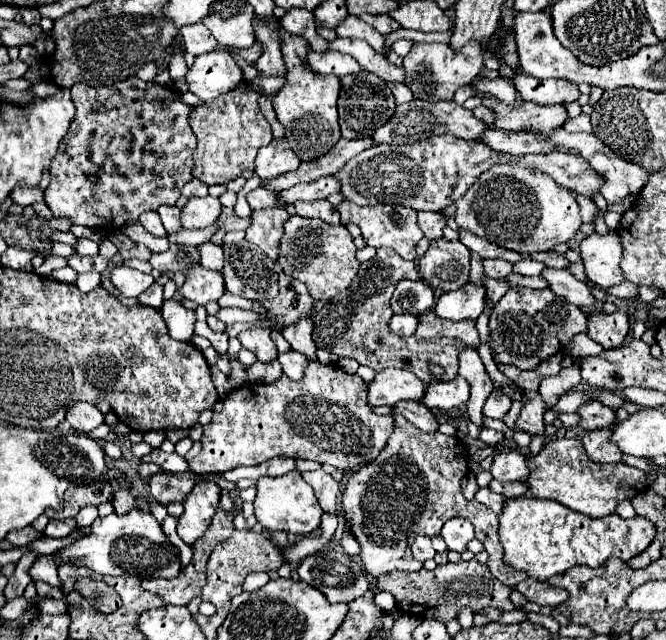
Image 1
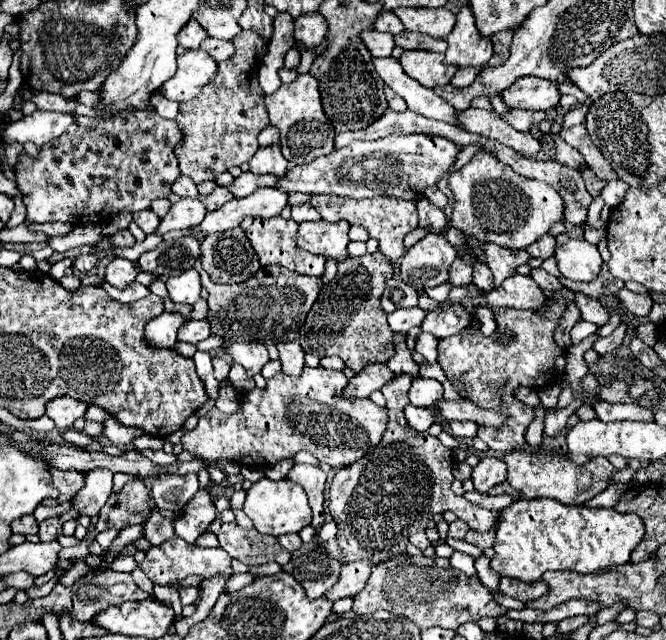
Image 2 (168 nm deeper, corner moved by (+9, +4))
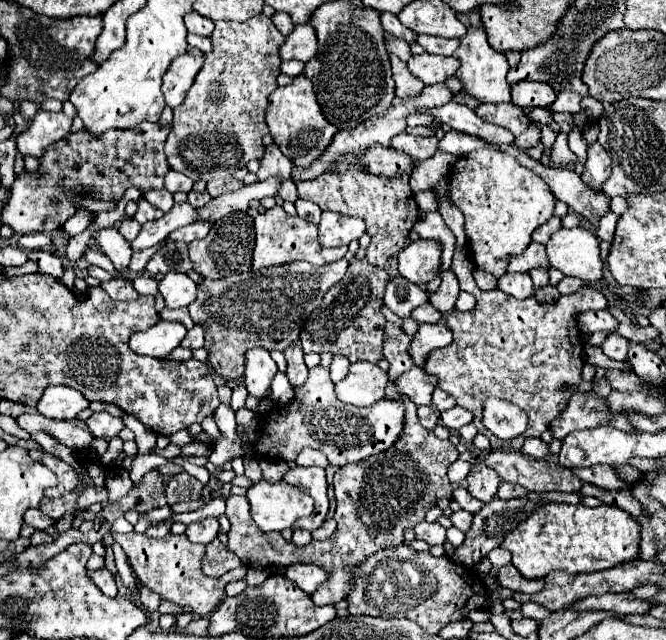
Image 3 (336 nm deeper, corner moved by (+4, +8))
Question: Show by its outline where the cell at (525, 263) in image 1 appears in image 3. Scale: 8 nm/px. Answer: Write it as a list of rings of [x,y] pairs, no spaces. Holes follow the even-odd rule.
[[[582,227],[556,231],[546,243],[546,255],[550,265],[564,275],[578,277],[584,283],[602,279],[598,237]]]

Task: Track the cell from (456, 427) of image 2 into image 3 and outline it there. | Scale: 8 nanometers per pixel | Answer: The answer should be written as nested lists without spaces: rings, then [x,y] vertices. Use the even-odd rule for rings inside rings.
[[[454,407],[454,409],[440,413],[440,419],[442,419],[444,427],[448,427],[450,431],[458,431],[460,427],[464,427],[472,421],[472,413],[464,407]]]

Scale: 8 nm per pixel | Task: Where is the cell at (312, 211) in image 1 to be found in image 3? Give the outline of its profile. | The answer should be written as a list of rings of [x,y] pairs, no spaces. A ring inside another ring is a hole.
[[[298,199],[298,201],[296,201],[296,211],[298,211],[298,215],[300,215],[302,219],[306,219],[306,221],[310,221],[310,223],[314,223],[314,225],[320,223],[322,209],[320,209],[316,203],[312,203],[312,201],[304,201],[304,199]]]

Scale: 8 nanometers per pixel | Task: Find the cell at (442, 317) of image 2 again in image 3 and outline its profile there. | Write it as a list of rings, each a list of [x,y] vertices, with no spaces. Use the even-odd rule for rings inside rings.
[[[446,321],[438,323],[424,323],[418,327],[414,339],[412,339],[412,357],[416,357],[416,365],[424,365],[428,353],[438,347],[446,347],[452,343],[452,329],[448,327]]]

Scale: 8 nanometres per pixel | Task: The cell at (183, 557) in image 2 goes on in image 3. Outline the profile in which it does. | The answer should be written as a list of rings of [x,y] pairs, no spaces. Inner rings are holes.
[[[126,533],[126,535],[114,535],[114,539],[122,545],[124,553],[128,555],[138,579],[152,591],[156,591],[162,599],[168,599],[180,607],[188,605],[196,615],[204,617],[210,615],[212,609],[222,601],[224,587],[230,581],[238,581],[246,577],[246,565],[232,569],[224,573],[222,577],[208,577],[202,571],[202,561],[206,555],[206,545],[188,541],[186,535],[174,535],[168,533],[162,539],[150,539],[146,535],[138,533]]]

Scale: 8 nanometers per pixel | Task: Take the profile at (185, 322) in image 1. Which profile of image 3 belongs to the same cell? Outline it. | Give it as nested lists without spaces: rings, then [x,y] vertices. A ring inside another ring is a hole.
[[[160,319],[146,331],[136,331],[130,337],[130,349],[148,357],[168,357],[172,349],[180,345],[186,335],[186,327],[180,321]]]

